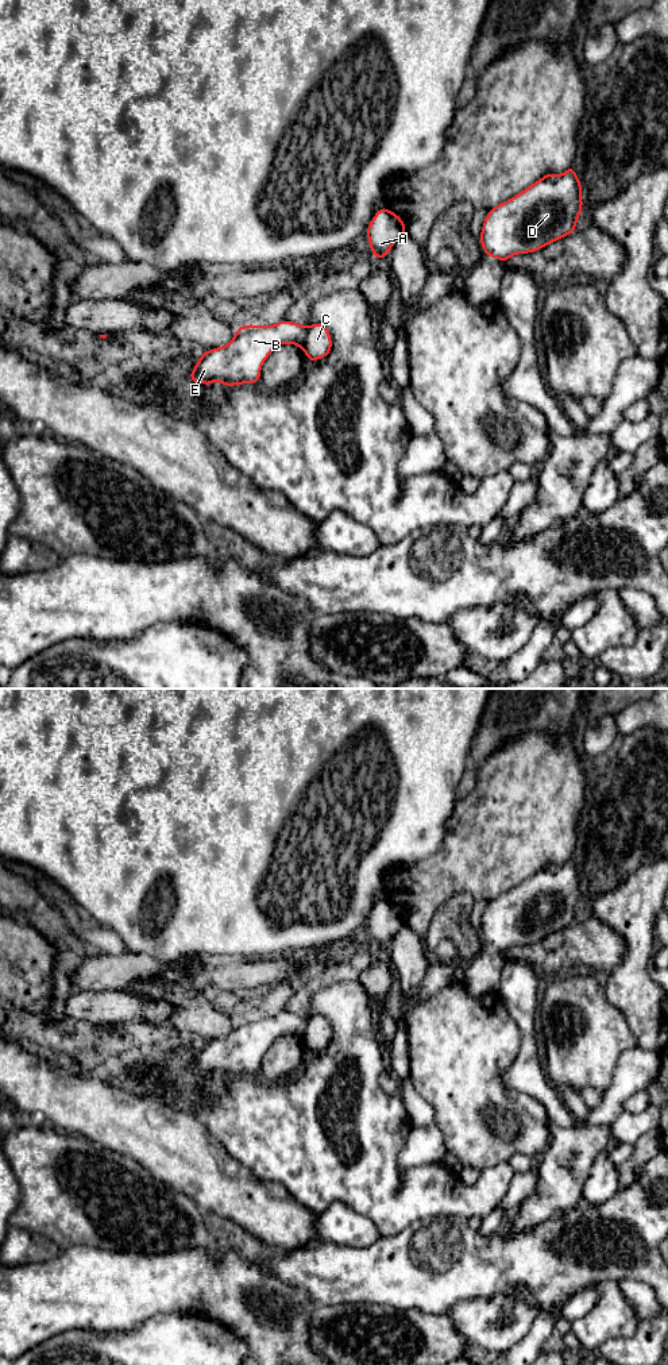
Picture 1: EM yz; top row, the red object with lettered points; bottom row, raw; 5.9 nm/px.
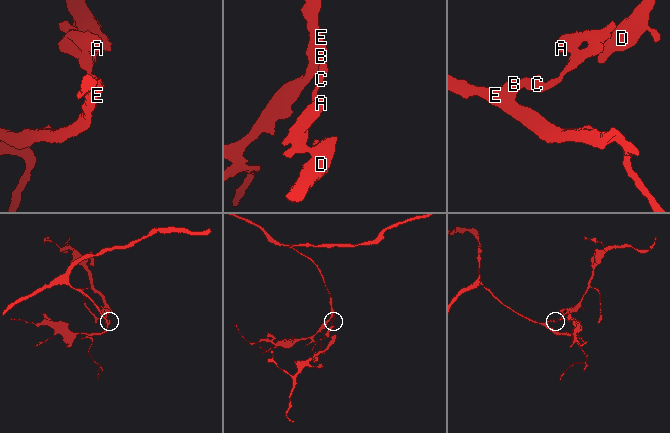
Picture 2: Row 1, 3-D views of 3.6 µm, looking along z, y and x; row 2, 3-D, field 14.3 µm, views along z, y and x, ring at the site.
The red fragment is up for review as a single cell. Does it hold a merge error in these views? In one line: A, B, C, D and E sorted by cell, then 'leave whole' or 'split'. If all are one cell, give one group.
A C D / B E; split

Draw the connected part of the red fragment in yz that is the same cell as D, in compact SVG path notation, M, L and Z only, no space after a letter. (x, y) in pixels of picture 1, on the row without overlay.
M571 857L563 865L548 864L507 892L489 901L479 925L484 946L502 955L513 946L534 944L571 926L576 922L582 905L582 883L579 867Z

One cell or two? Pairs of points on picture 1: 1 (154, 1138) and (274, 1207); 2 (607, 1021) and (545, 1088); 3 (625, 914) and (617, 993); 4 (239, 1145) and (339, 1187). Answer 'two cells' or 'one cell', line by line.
1: one cell
2: two cells
3: one cell
4: one cell

